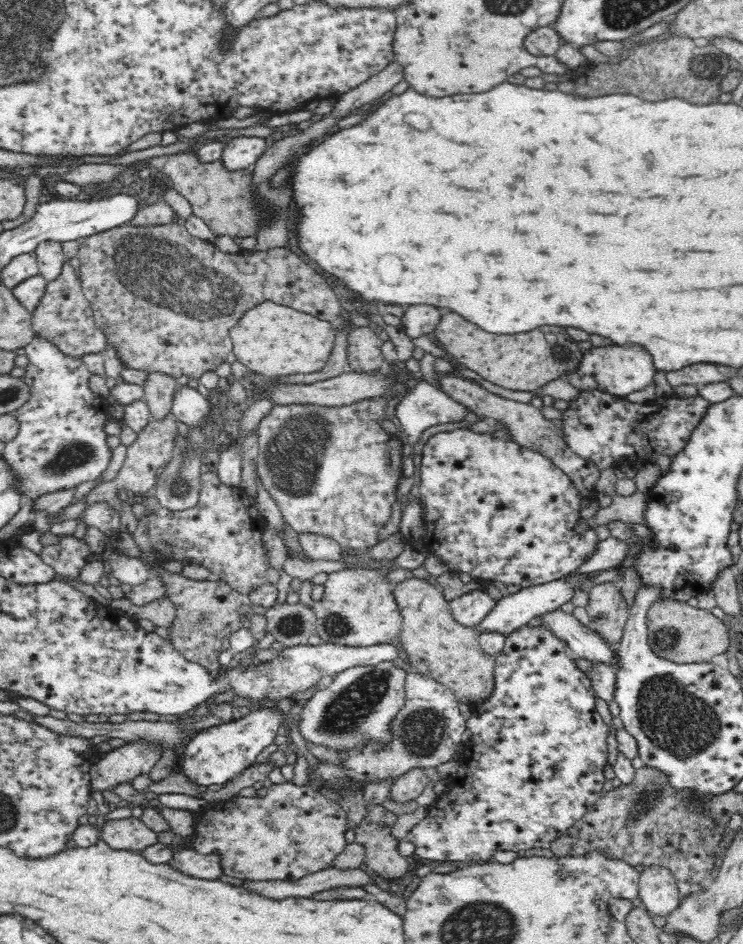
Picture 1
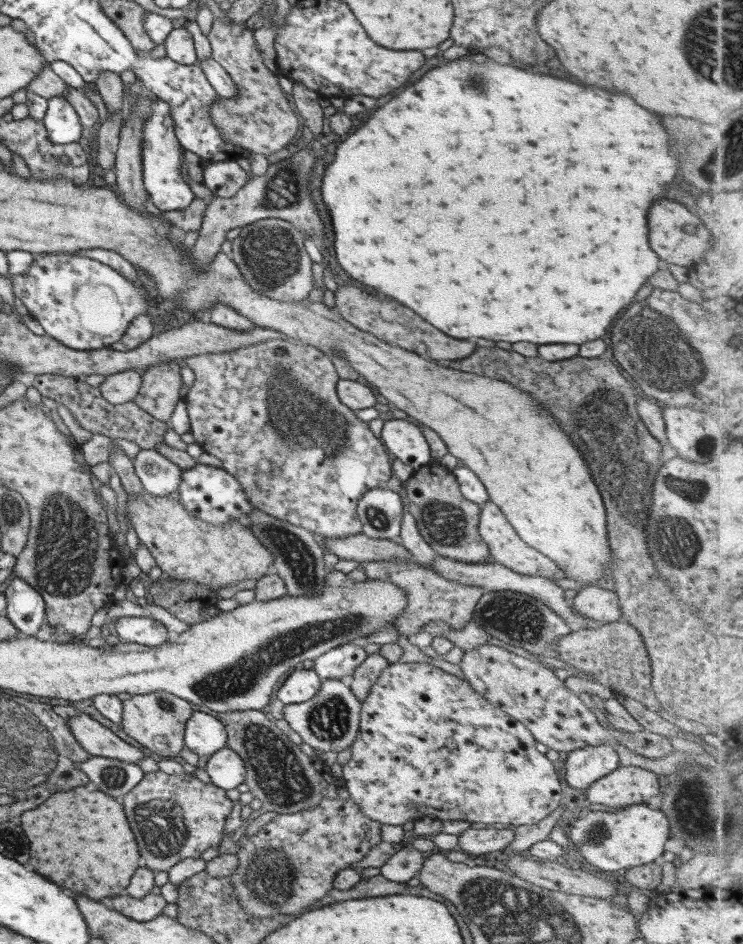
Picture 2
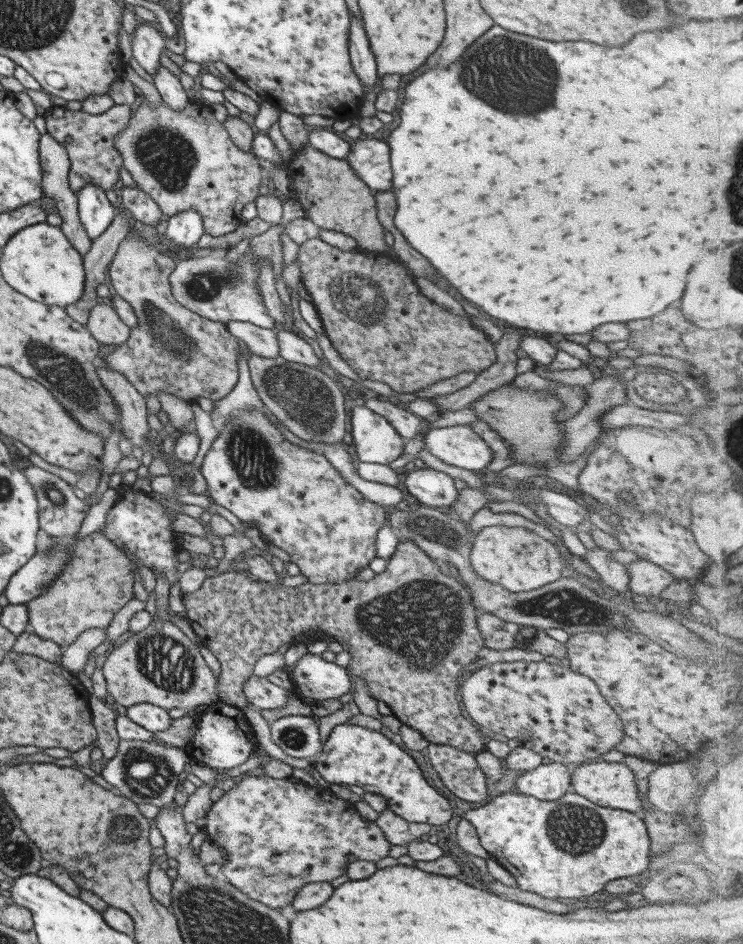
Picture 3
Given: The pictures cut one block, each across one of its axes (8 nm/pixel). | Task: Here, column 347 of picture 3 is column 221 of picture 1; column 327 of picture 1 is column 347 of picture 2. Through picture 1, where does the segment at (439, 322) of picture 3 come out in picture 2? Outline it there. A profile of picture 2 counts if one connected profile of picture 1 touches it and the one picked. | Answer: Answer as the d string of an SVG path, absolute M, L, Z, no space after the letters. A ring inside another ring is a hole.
M351 284L337 286L333 293L335 300L335 312L343 321L351 323L355 328L369 333L383 342L397 345L405 350L413 350L417 354L425 354L435 360L459 360L473 352L473 344L467 340L455 340L439 330L435 330L431 324L423 322L417 314L411 310L399 306L393 298L379 298L379 294L367 294L361 288Z

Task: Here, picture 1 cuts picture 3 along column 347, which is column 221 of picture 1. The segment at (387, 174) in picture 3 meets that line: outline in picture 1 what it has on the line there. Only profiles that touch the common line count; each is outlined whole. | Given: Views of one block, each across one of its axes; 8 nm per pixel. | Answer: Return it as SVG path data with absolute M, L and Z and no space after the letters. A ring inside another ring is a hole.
M235 137L223 144L219 161L228 172L252 168L258 157L265 151L264 138Z

